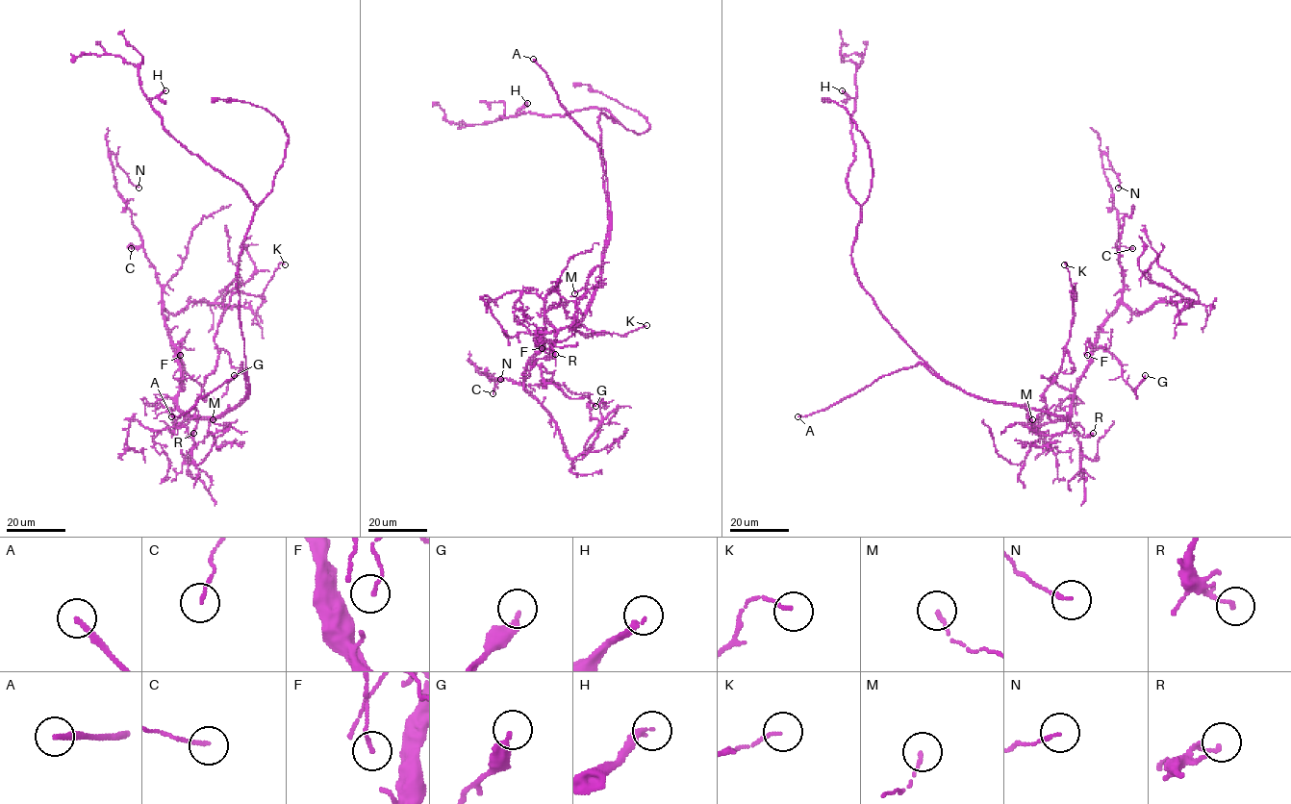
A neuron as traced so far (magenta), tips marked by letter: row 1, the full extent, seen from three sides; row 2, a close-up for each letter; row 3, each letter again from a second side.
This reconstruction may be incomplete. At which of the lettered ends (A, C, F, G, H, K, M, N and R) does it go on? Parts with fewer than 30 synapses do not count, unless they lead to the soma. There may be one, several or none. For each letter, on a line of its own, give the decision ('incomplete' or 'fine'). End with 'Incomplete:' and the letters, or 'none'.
A: incomplete
C: fine
F: fine
G: fine
H: incomplete
K: fine
M: fine
N: fine
R: fine
Incomplete: A, H

